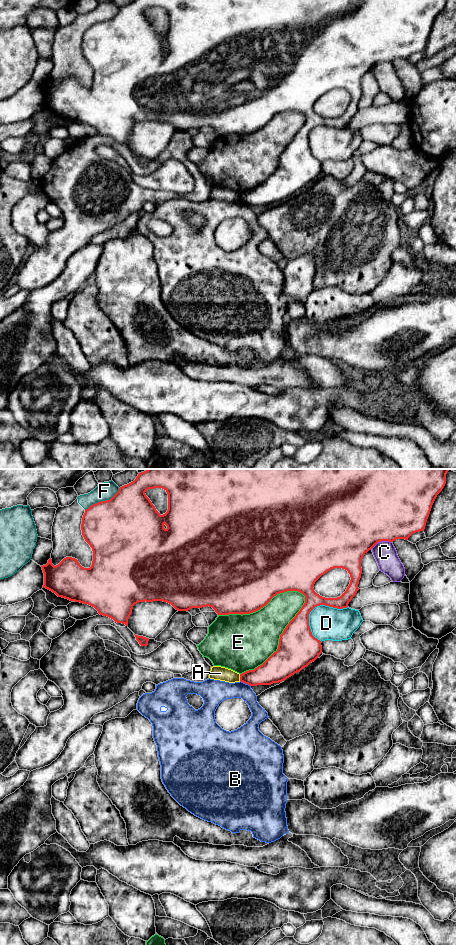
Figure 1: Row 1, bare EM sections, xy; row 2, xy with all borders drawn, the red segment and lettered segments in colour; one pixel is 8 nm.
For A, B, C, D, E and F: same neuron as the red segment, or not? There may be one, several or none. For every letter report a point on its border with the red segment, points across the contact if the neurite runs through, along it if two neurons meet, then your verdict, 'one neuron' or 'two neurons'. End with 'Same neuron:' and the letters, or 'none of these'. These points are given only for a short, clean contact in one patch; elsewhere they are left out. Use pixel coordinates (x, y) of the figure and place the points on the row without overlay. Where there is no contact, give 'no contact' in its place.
A: contact xy (240, 197); border xy (239, 194), (240, 200); two neurons
B: contact xy (245, 203); border xy (240, 200), (250, 206); two neurons
C: contact xy (381, 60); two neurons
D: contact xy (317, 125); two neurons
E: contact xy (279, 159); two neurons
F: contact xy (102, 21); two neurons
Same neuron: none of these

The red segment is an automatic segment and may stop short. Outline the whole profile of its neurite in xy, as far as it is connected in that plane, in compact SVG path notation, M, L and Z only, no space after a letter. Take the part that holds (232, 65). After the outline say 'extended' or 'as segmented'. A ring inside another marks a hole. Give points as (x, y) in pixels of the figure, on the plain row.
M134 0L120 7L119 11L110 20L95 23L85 30L81 50L85 61L93 71L91 87L82 87L78 80L72 77L66 77L54 86L50 78L46 85L41 86L44 93L43 108L52 111L58 117L88 124L94 127L100 135L107 136L126 146L128 146L128 139L133 126L139 122L163 121L171 124L178 131L209 126L218 135L243 135L260 130L277 114L298 111L305 116L305 123L280 155L277 171L254 190L240 194L240 201L250 206L279 203L300 192L322 173L322 162L312 155L309 146L310 132L320 125L337 129L347 128L349 122L359 110L358 104L362 94L361 81L363 76L378 62L393 62L396 59L408 60L413 53L424 51L432 25L445 4L446 0ZM154 8L162 8L168 14L168 30L163 35L156 30L145 14L148 9ZM334 88L347 90L351 97L350 104L340 117L322 117L314 111L314 104L322 95Z | as segmented

